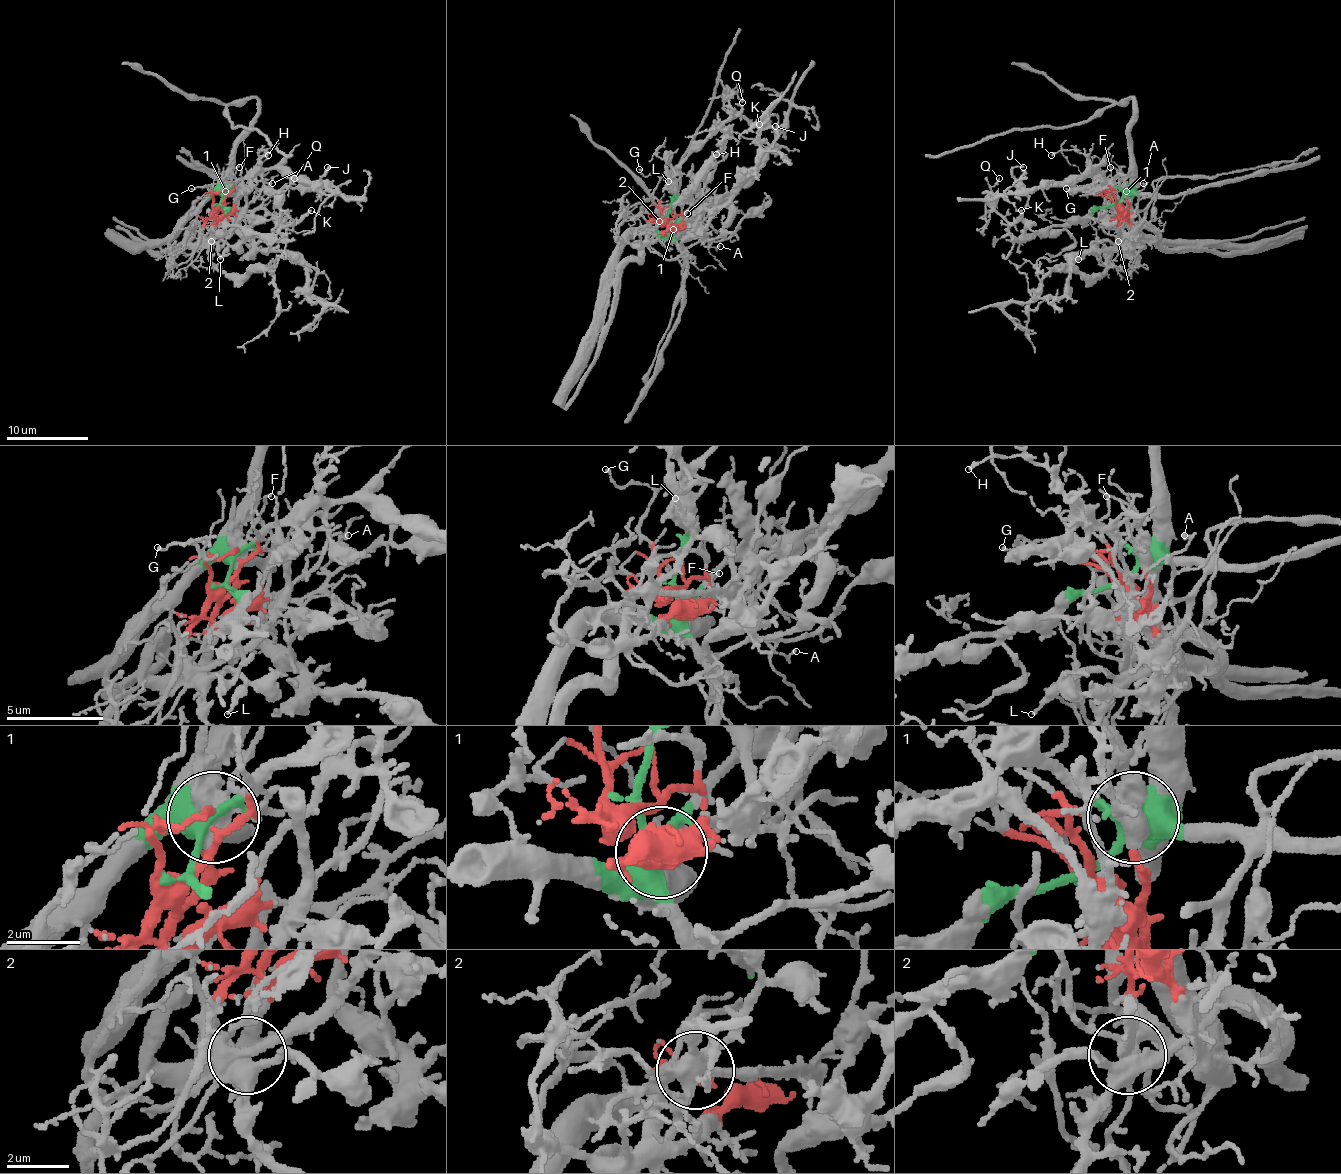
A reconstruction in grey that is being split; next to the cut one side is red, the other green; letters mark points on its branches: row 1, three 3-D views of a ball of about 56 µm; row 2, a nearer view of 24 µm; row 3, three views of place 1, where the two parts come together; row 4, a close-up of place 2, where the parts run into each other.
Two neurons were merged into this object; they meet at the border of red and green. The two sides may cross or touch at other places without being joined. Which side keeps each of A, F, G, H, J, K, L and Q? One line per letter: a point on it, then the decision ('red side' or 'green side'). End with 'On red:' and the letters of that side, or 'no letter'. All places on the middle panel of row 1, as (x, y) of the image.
A: at (720, 246); red side
F: at (687, 213); red side
G: at (639, 169); red side
H: at (716, 154); green side
J: at (775, 126); green side
K: at (759, 124); green side
L: at (668, 181); green side
Q: at (742, 102); green side
On red: A, F, G

